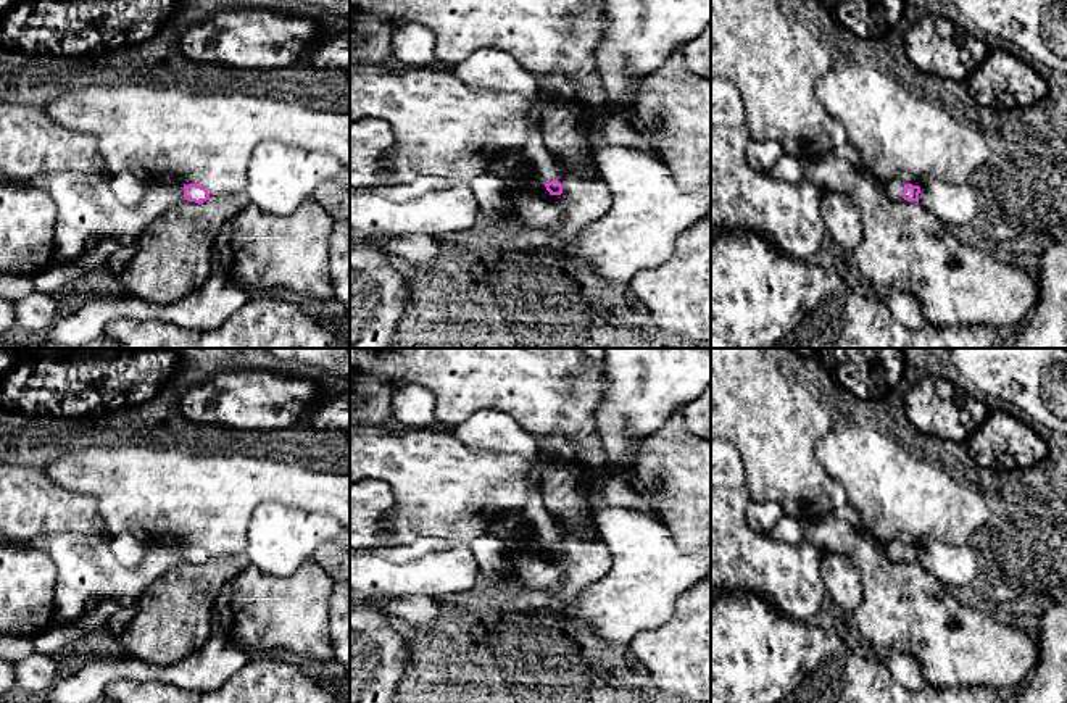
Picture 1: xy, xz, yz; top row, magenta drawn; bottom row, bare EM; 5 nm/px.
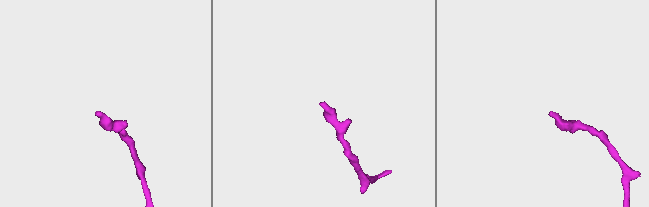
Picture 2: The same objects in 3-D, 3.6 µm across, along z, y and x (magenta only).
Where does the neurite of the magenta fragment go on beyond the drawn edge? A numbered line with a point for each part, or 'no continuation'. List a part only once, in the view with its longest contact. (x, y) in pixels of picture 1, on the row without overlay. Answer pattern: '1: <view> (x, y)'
1: yz (893, 550)

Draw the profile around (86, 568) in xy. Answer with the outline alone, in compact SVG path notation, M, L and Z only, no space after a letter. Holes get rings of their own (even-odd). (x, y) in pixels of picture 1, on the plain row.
M90 534L47 535L16 547L39 550L56 564L58 624L79 619L90 600L106 600L114 606L106 624L111 635L121 634L147 589L184 559L184 548L161 543L148 547L142 563L131 569L116 559L110 543Z

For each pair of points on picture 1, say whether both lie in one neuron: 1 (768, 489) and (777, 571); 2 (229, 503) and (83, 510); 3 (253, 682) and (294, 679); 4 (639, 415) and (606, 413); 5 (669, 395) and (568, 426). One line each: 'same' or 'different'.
1: different
2: different
3: same
4: same
5: different

